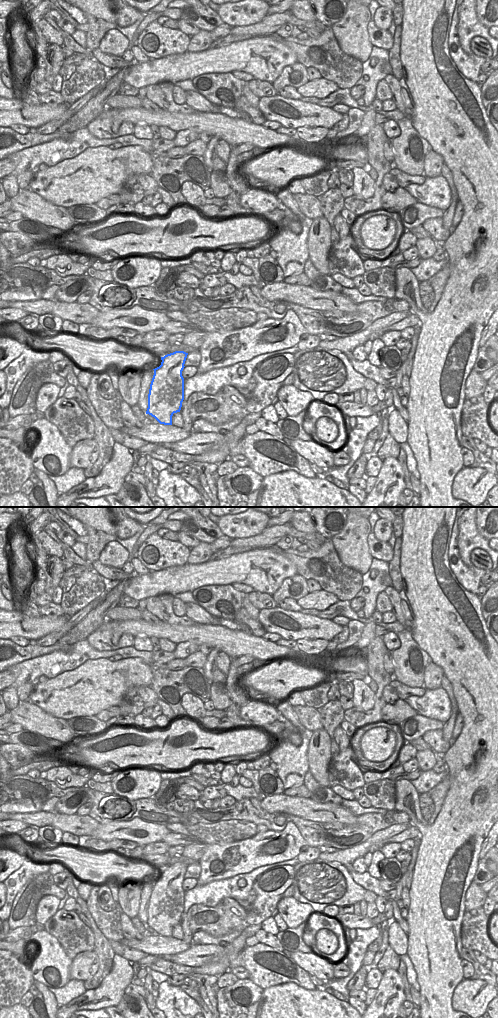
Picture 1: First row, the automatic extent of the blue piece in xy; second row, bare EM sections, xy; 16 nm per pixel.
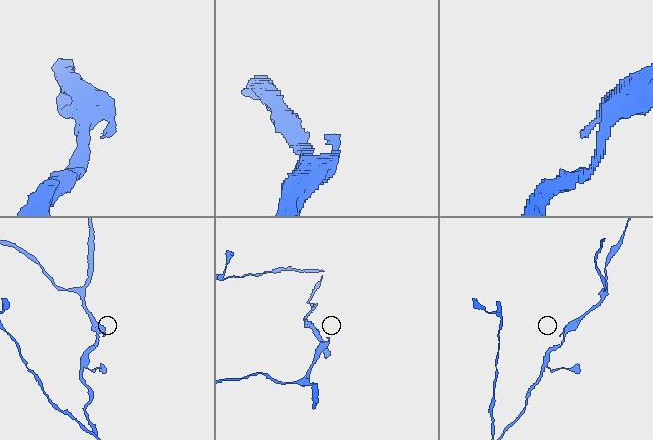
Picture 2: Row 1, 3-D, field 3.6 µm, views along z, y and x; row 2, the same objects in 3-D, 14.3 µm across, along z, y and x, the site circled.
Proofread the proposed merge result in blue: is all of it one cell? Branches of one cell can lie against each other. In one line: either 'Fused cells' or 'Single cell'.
Single cell.

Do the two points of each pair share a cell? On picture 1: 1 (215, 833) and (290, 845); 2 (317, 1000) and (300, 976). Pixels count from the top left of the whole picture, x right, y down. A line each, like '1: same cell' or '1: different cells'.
1: different cells
2: different cells

